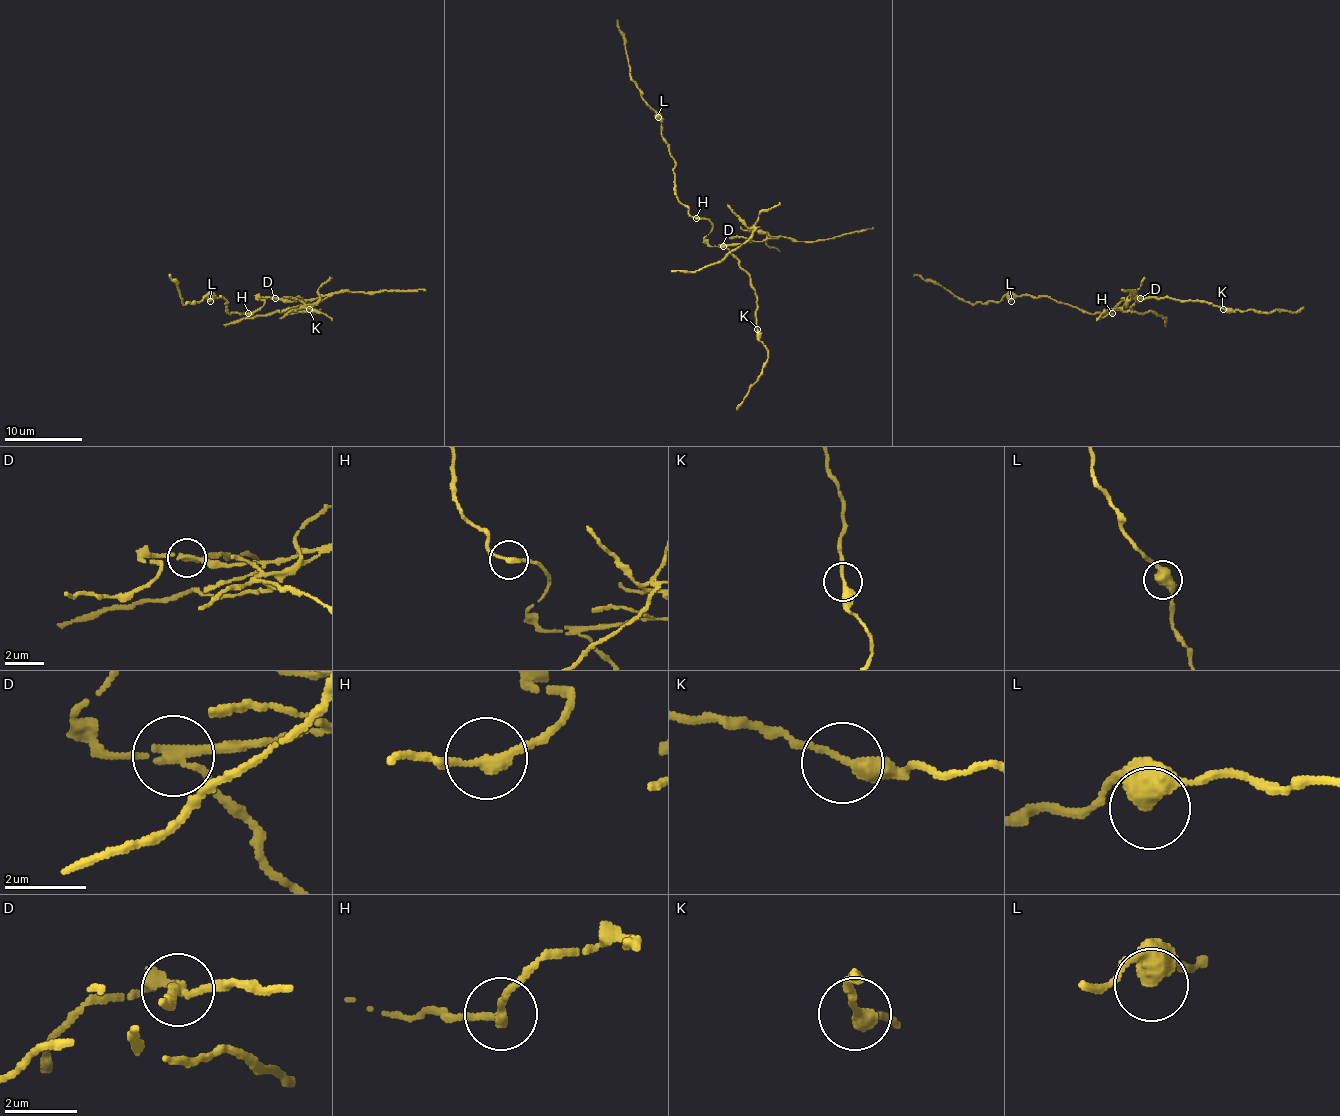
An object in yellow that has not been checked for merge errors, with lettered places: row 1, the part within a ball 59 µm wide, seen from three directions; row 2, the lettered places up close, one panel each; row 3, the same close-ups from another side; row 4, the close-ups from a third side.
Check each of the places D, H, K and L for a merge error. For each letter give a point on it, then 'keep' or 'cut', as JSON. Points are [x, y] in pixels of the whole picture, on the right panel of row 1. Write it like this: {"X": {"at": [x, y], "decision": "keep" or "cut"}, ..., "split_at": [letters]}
{"D": {"at": [1140, 298], "decision": "cut"}, "H": {"at": [1112, 313], "decision": "keep"}, "K": {"at": [1223, 309], "decision": "keep"}, "L": {"at": [1011, 301], "decision": "keep"}, "split_at": ["D"]}

